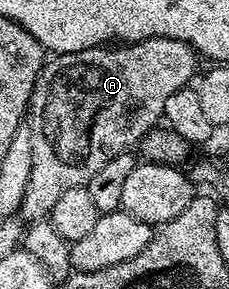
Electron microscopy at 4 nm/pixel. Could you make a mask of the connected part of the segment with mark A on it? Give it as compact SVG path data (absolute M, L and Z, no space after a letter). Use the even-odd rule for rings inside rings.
M162 37L125 43L120 47L59 53L46 60L27 110L31 135L31 179L27 179L27 191L19 210L20 220L32 223L48 218L55 203L59 203L59 195L63 195L63 191L76 185L88 186L89 180L112 157L132 150L164 118L167 99L171 99L175 91L186 88L194 80L198 72L197 61L199 54L190 45L179 39Z

